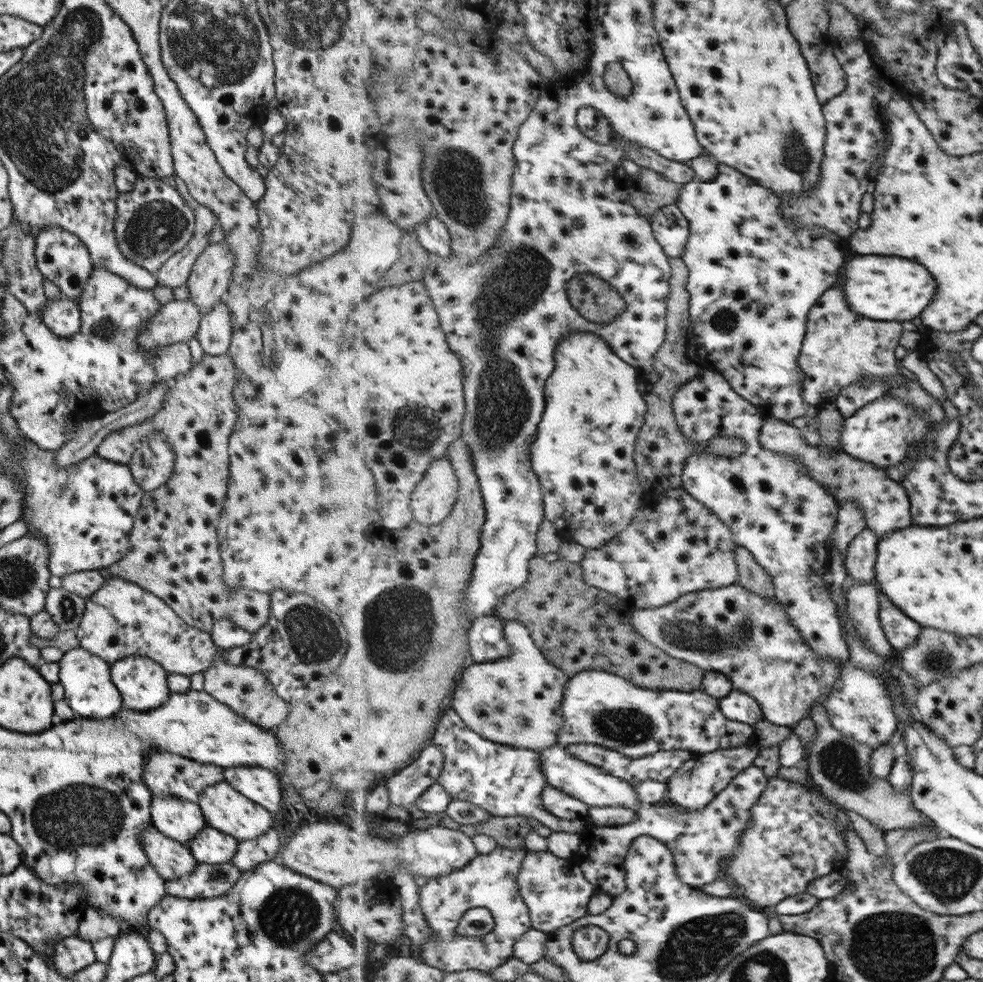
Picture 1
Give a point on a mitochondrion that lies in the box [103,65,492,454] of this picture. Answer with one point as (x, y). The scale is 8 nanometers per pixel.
(456, 180)

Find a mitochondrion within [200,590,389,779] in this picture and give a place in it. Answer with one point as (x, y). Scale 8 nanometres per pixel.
(314, 638)

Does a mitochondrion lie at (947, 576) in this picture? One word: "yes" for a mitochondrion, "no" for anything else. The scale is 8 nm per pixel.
no

